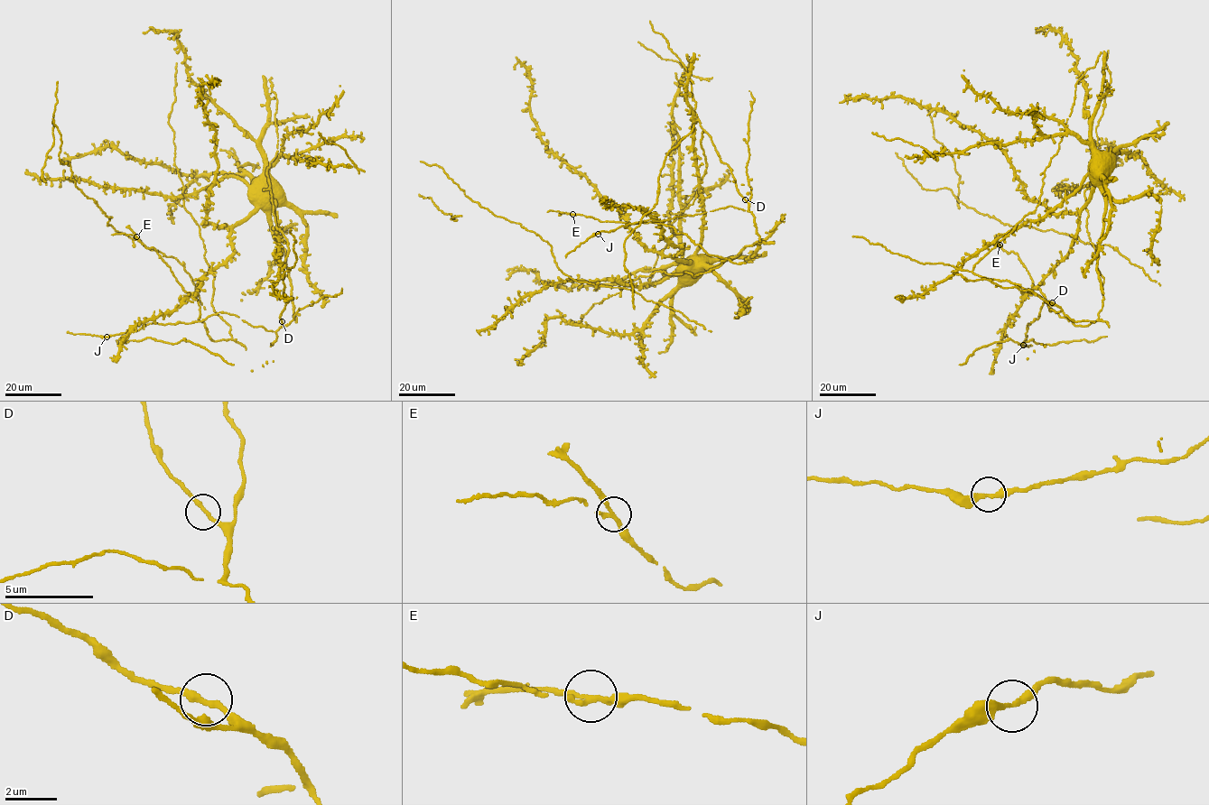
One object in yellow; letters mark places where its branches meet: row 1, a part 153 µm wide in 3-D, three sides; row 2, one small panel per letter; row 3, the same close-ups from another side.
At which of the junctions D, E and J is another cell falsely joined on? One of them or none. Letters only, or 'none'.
E

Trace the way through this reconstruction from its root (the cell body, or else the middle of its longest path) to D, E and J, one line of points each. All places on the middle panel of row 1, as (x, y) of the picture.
D: (695, 263), (705, 213), (692, 148), (696, 115), (745, 199)
E: (695, 263), (698, 257), (691, 262), (675, 259), (683, 249), (667, 244), (657, 222), (601, 222), (573, 214)
J: (695, 263), (705, 213), (692, 148), (696, 115), (720, 160), (729, 166), (748, 210), (729, 206), (598, 234)

